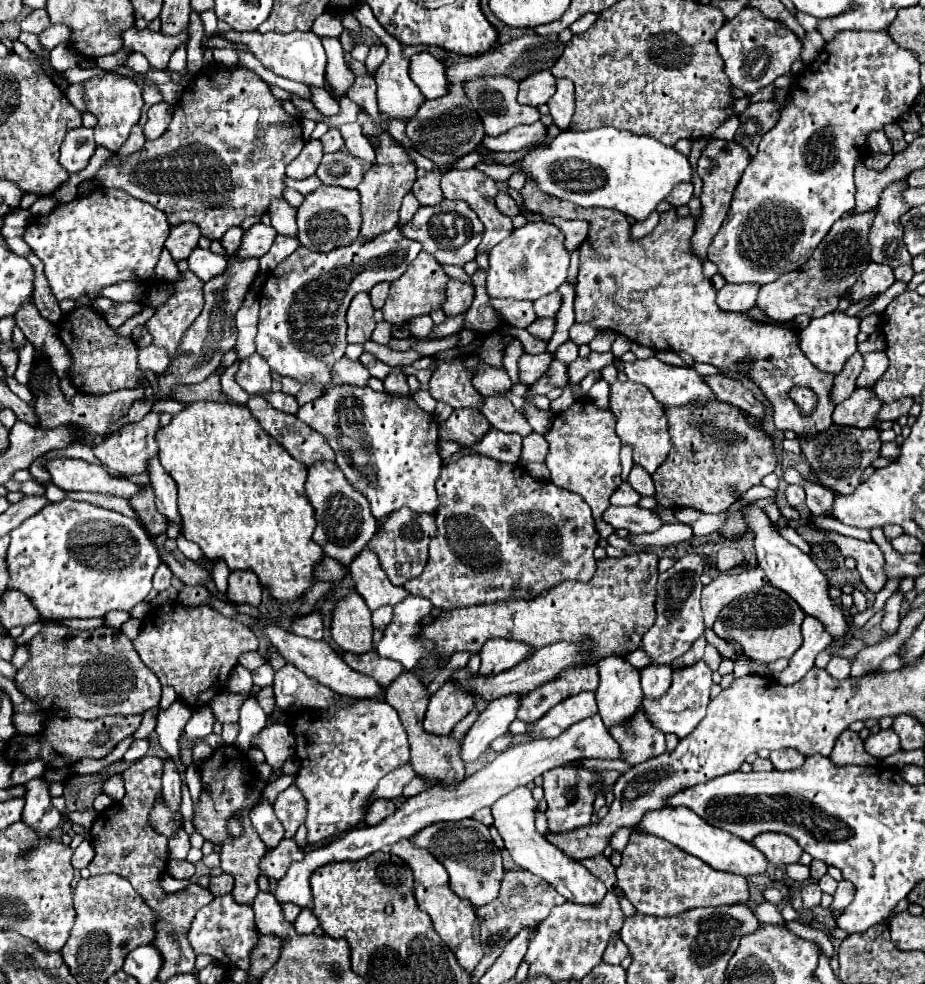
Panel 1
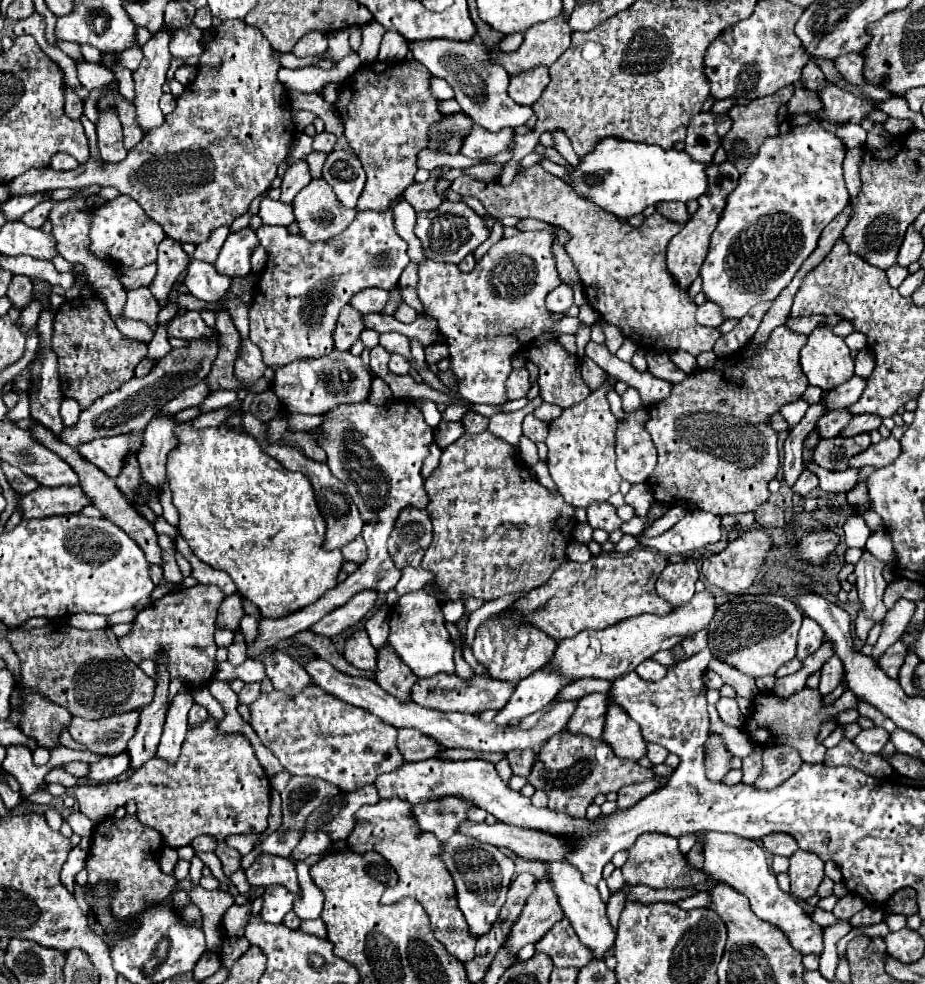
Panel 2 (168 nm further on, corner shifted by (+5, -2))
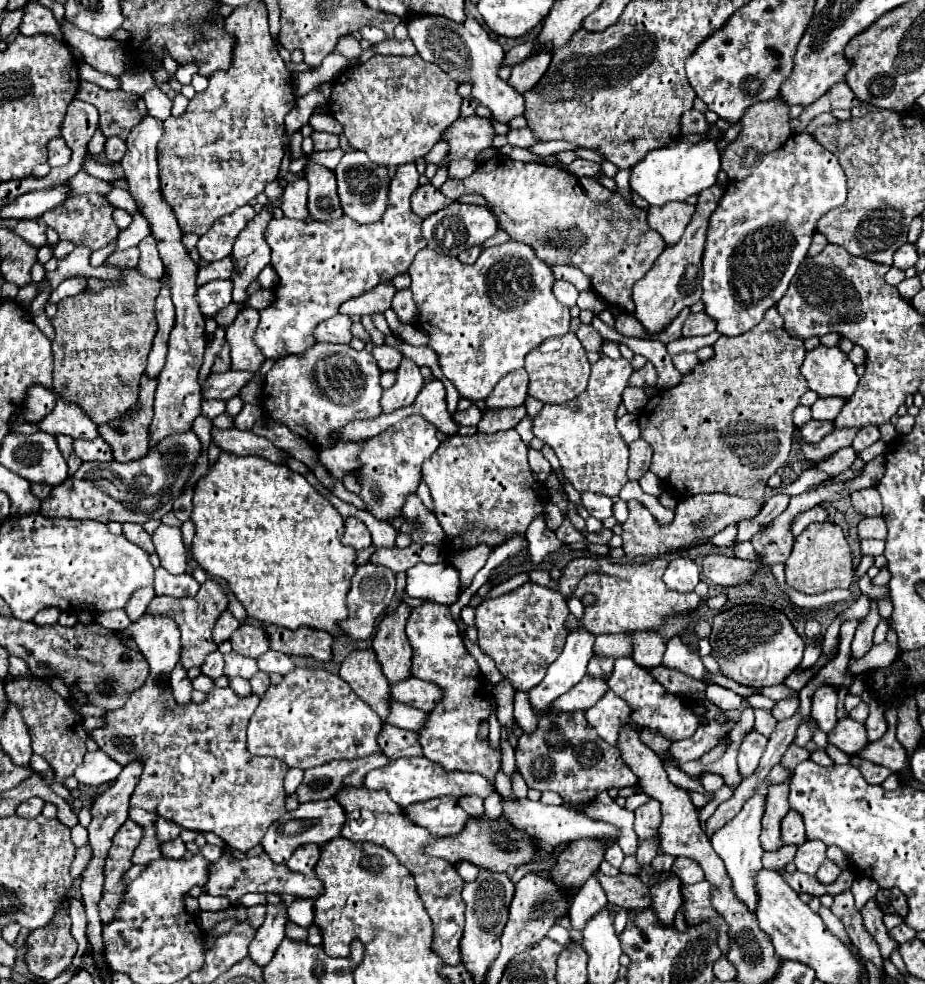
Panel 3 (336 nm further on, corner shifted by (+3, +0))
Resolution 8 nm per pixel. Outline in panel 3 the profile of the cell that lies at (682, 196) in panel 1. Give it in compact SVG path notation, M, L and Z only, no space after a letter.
M672 201L663 207L649 209L649 225L665 239L667 245L673 245L681 239L693 213L695 213L695 205Z

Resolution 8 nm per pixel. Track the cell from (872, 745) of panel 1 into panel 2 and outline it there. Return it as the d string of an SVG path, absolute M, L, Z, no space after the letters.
M873 727L867 731L861 731L855 739L853 745L863 751L863 753L881 753L883 745L889 741L889 733L881 727Z

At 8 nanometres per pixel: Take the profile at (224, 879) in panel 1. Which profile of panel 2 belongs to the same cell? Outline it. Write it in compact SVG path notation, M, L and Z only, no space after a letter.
M203 887L191 889L189 897L195 903L195 907L199 907L199 911L201 911L207 951L215 952L223 945L223 939L216 932L216 926L222 920L227 907L231 907L235 899L231 893L207 891Z

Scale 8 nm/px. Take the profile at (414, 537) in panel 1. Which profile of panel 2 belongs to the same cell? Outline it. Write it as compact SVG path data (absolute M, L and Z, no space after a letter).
M407 507L399 513L399 519L387 541L389 555L399 569L419 567L421 559L433 539L431 519L425 509Z

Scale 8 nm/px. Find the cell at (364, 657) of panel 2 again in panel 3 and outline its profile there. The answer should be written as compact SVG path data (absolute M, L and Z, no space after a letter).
M355 649L341 663L341 679L385 721L389 715L389 683L381 673L381 665L373 649Z

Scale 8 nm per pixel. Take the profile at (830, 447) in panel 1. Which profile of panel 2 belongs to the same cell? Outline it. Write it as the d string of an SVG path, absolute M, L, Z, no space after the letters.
M869 433L855 435L851 439L835 437L835 439L825 439L819 441L819 445L813 451L813 461L829 471L845 471L847 463L853 455L865 451L871 445Z

